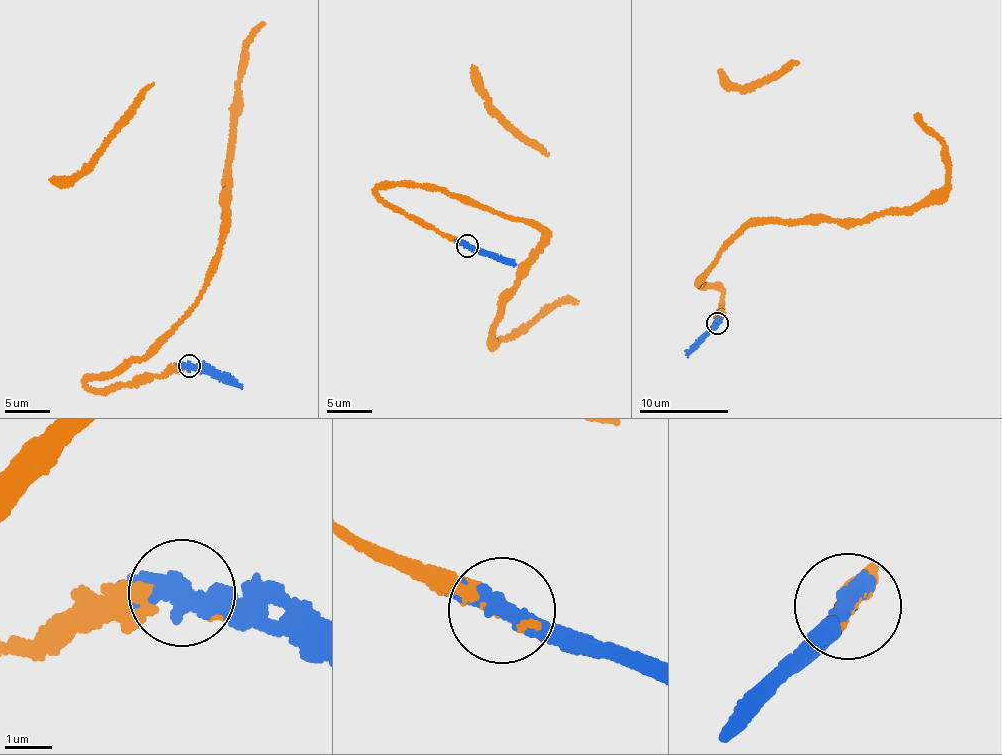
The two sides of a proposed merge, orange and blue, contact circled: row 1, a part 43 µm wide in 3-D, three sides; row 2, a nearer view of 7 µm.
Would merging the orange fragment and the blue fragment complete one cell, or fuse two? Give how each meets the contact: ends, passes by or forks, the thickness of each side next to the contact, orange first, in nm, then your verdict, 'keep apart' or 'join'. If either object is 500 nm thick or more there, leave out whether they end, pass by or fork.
orange forks | blue passes by | 60/420 nm | join

